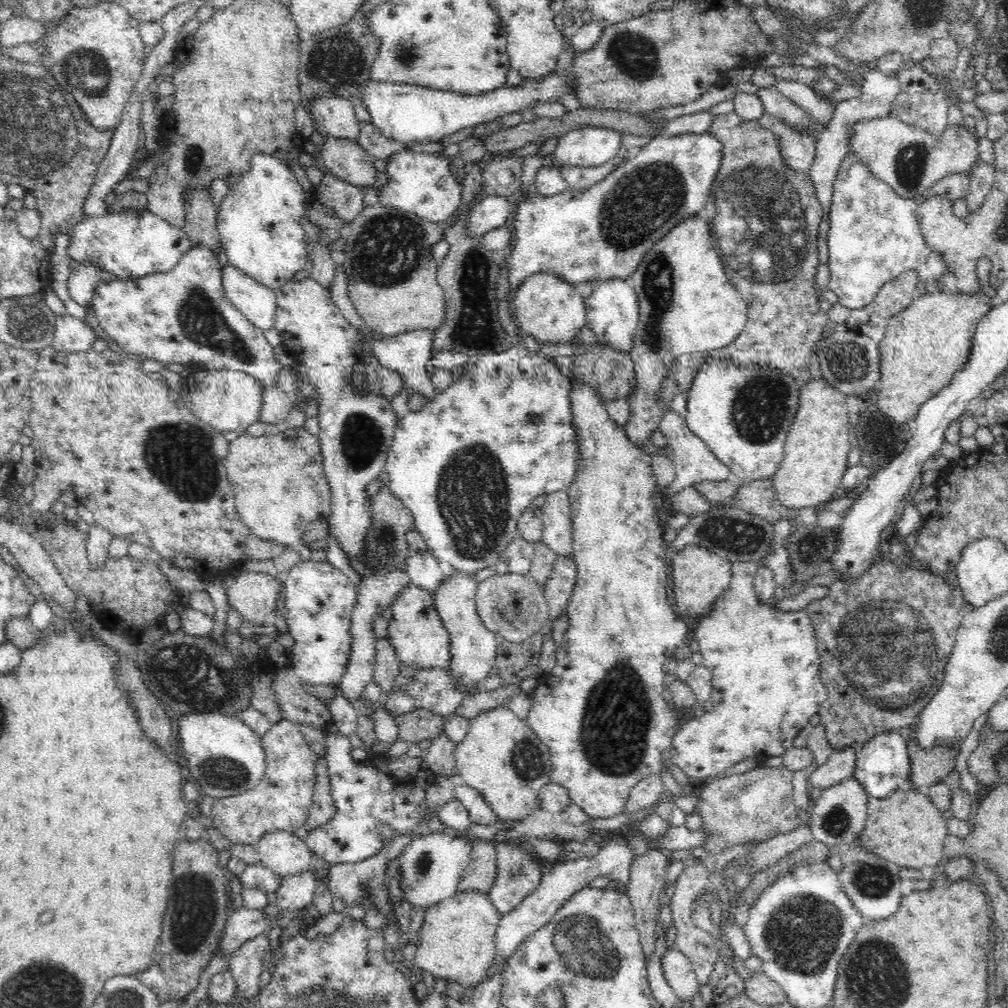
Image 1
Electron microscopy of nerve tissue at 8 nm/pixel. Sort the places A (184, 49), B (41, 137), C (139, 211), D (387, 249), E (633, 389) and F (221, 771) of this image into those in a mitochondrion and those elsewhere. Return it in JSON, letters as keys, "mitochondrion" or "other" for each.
{"A":"other","B":"mitochondrion","C":"other","D":"mitochondrion","E":"other","F":"mitochondrion"}

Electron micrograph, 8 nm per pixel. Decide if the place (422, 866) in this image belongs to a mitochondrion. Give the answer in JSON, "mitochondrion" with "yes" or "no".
{"mitochondrion":"yes"}

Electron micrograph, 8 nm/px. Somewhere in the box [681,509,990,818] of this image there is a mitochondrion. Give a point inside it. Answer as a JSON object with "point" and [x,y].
{"point":[873,639]}

